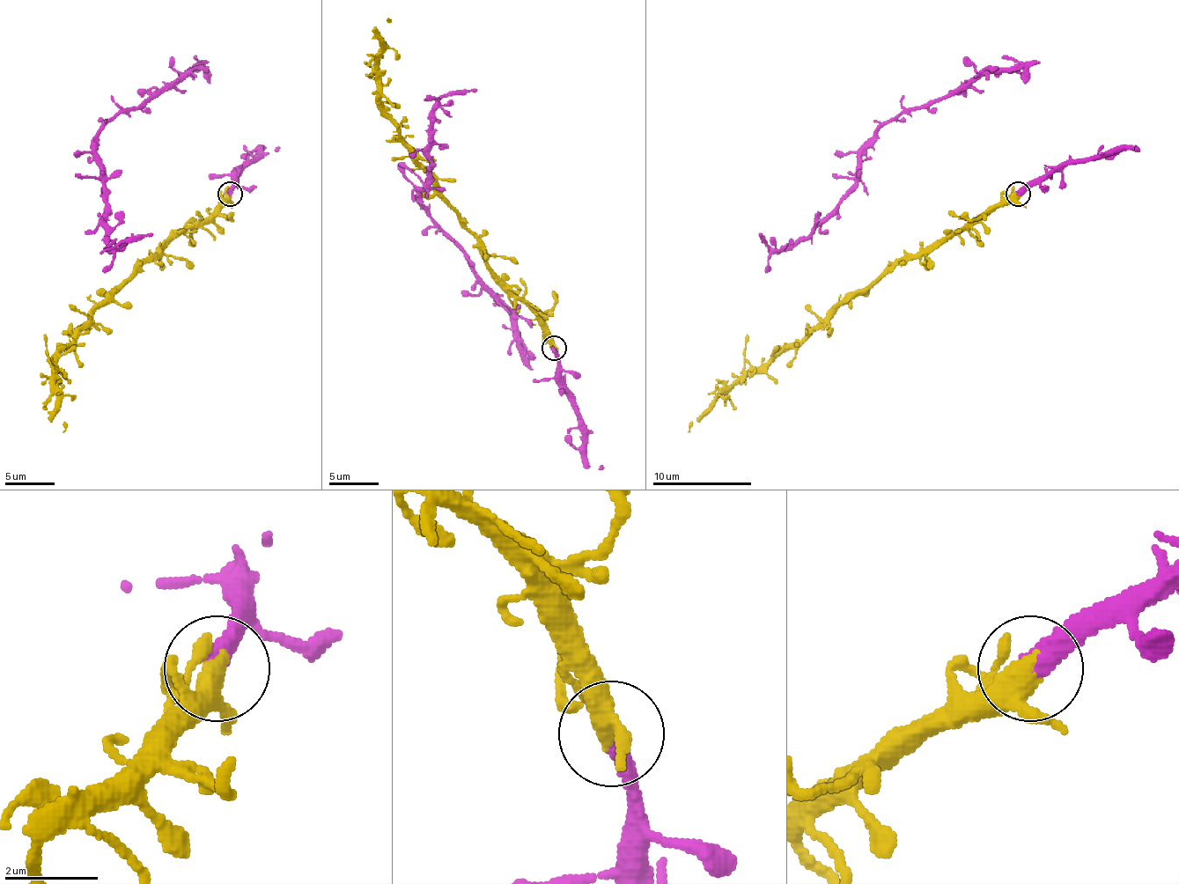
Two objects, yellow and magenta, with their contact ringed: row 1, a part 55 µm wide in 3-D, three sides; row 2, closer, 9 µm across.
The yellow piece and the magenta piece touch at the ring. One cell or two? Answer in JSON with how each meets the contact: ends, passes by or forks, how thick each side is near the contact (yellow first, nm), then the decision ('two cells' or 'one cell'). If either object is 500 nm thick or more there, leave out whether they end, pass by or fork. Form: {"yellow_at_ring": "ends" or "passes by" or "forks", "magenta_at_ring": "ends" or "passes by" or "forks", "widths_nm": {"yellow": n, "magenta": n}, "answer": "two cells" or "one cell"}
{"yellow_at_ring": "passes by", "magenta_at_ring": "ends", "widths_nm": {"yellow": 420, "magenta": 400}, "answer": "one cell"}

